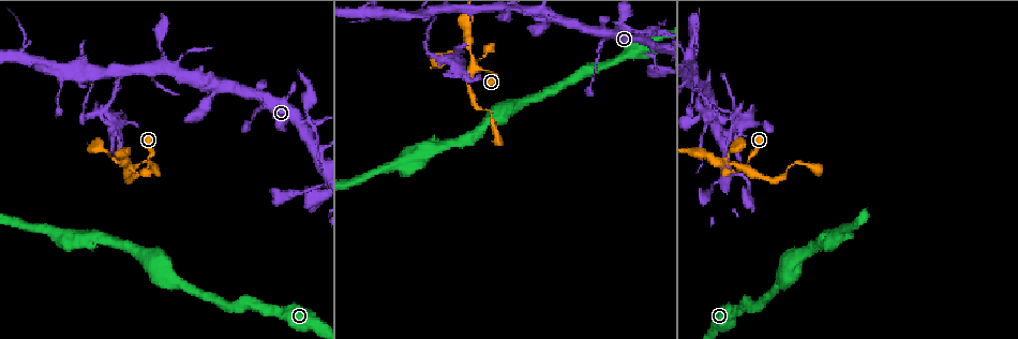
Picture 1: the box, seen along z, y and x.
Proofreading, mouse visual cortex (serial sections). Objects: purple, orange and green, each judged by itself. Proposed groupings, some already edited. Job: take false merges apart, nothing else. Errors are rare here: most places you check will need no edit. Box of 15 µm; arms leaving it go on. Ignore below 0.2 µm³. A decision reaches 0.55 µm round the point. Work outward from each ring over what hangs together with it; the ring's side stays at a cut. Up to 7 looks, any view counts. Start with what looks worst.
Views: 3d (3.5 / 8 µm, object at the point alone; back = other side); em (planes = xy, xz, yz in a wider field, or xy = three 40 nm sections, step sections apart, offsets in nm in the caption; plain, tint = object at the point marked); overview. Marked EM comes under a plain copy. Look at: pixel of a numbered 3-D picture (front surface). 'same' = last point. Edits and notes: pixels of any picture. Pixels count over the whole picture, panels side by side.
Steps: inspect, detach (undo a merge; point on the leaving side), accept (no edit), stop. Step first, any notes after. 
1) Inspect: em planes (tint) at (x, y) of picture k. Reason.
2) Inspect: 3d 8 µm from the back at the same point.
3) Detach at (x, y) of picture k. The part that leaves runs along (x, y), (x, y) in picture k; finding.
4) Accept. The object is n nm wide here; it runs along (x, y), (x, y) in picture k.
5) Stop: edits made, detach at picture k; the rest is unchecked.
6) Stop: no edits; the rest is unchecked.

Inspect: 3d 3.5 µm at (303, 121) of picture 1. Three arms meet.

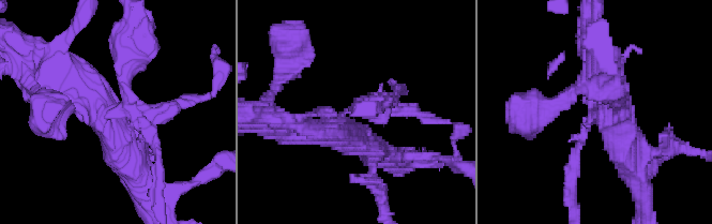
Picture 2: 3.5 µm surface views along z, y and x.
Inspect: em xy step 1 (tint) at (115, 113) of picture 2. Now the EM.

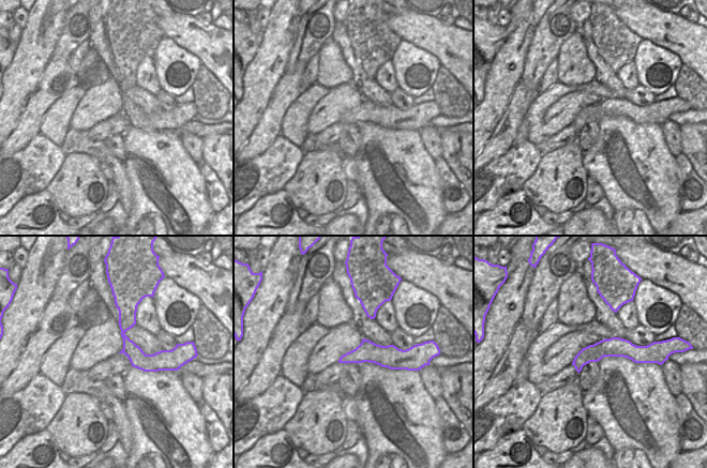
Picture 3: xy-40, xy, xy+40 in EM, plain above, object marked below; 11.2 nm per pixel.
Detach at (581, 136) of picture 2. The object is 240 nm wide here; a border runs along (600, 342), (600, 352), (589, 361) in picture 3; a second cell is stuck on.

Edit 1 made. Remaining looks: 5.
Inspect: 3d 3.5 µm at (748, 169) of picture 1. Calibre changes.

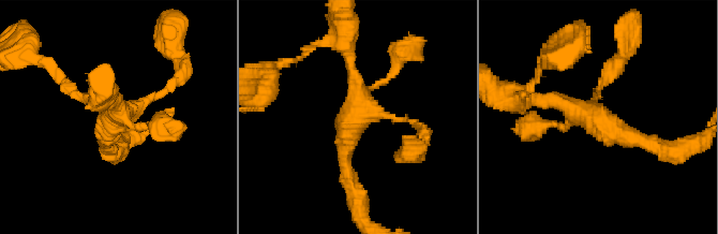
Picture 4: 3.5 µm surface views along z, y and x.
Inspect: em planes (tint) at (368, 113) of picture 4.

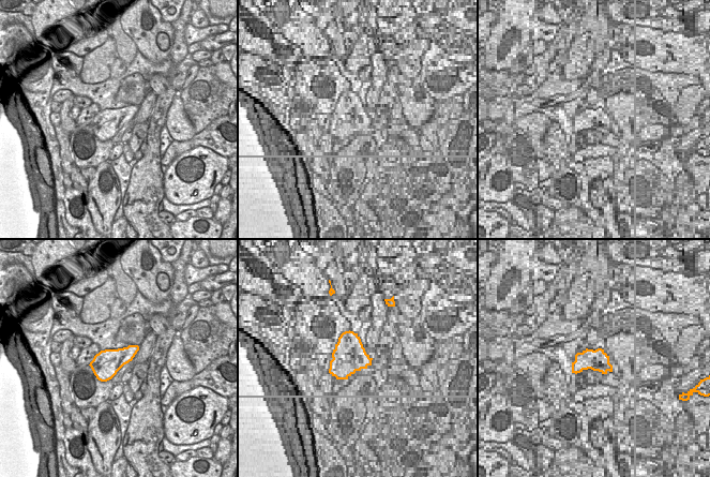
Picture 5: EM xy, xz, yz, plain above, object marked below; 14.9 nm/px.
Accept. It runs along (423, 131), (406, 117), (367, 112), (344, 48) in picture 4; one cell here.

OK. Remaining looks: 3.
Inspect: 3d 3.5 µm at (435, 17) of picture 1. Sudden change in width.

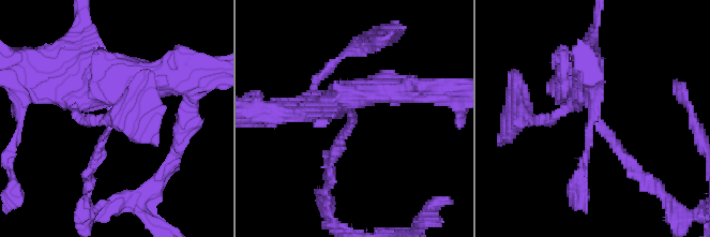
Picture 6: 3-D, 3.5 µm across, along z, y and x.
Inspect: em planes (tint) at (349, 112) of picture 6.

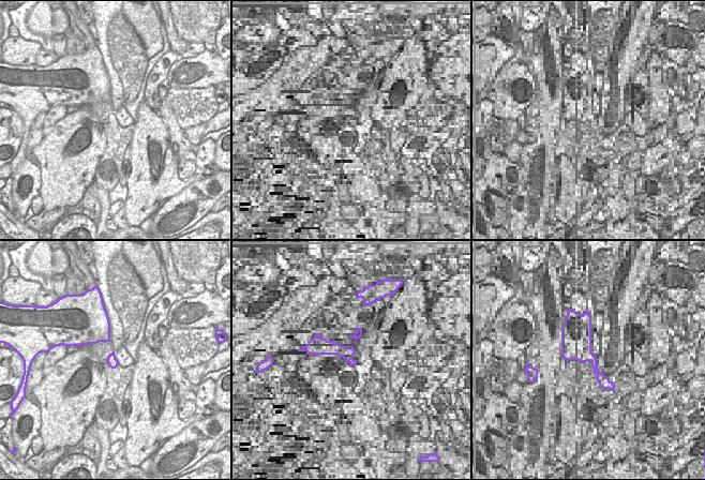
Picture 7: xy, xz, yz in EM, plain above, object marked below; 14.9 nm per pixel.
Detach at (619, 149) of picture 6. The part that leaves runs along (600, 124), (668, 201) in picture 6; a second cell is stuck on.

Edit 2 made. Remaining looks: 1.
Stop: edits made, detach at picture 2, detach at picture 6; the rest is unchecked.

